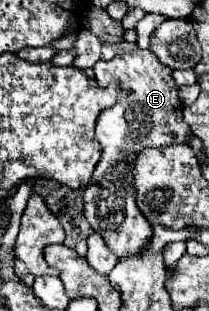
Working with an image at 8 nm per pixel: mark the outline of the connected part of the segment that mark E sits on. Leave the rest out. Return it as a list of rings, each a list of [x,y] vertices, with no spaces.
[[[137,48],[135,52],[117,54],[109,62],[99,60],[93,68],[95,78],[102,88],[109,84],[119,86],[117,104],[103,110],[97,118],[95,138],[103,146],[103,154],[93,172],[93,184],[85,188],[85,218],[91,228],[101,234],[107,246],[119,256],[139,254],[145,240],[151,238],[151,224],[137,208],[133,186],[133,162],[147,146],[165,146],[167,140],[189,140],[191,130],[181,116],[181,102],[177,84],[173,82],[171,68],[161,64],[151,50]]]

